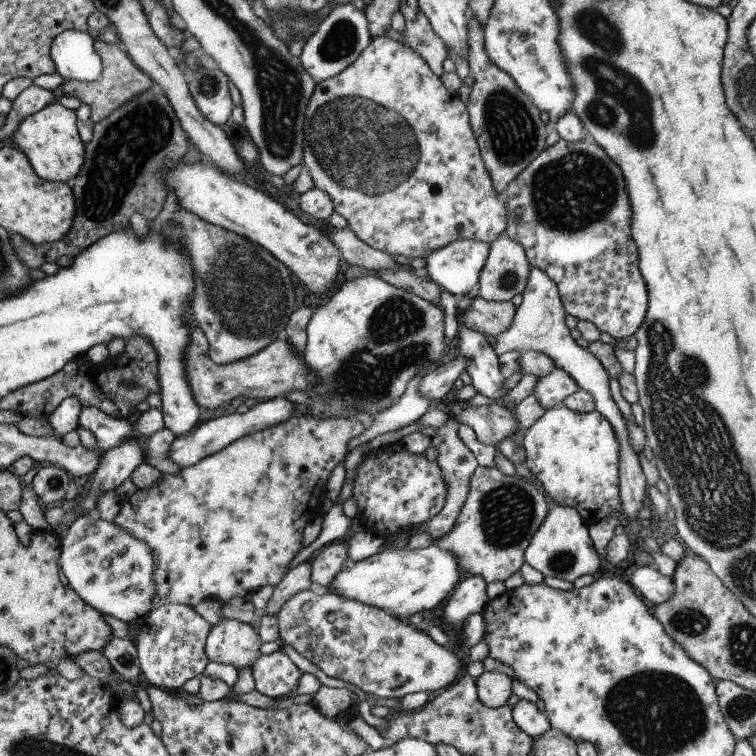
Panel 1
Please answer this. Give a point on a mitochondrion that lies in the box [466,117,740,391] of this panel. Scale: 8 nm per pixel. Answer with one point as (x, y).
(576, 187)

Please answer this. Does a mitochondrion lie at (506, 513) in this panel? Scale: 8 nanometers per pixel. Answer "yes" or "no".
yes

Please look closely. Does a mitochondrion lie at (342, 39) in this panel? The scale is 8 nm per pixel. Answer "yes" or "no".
yes

